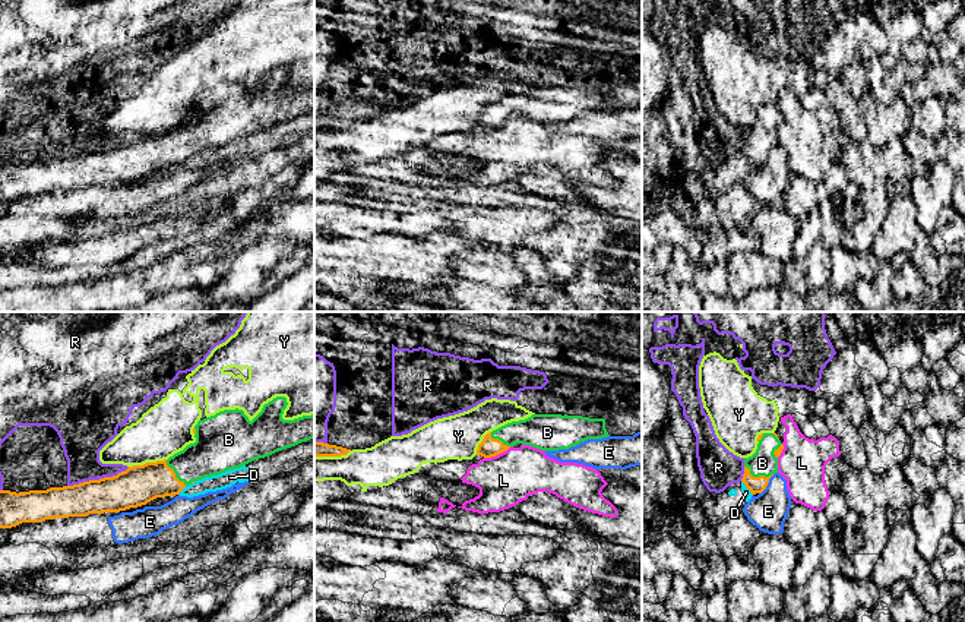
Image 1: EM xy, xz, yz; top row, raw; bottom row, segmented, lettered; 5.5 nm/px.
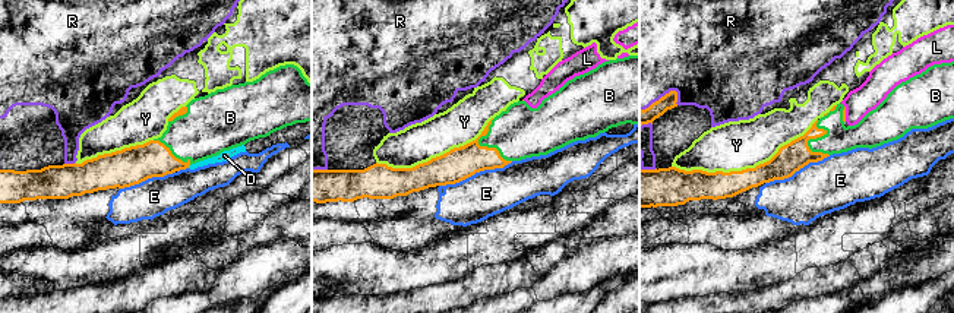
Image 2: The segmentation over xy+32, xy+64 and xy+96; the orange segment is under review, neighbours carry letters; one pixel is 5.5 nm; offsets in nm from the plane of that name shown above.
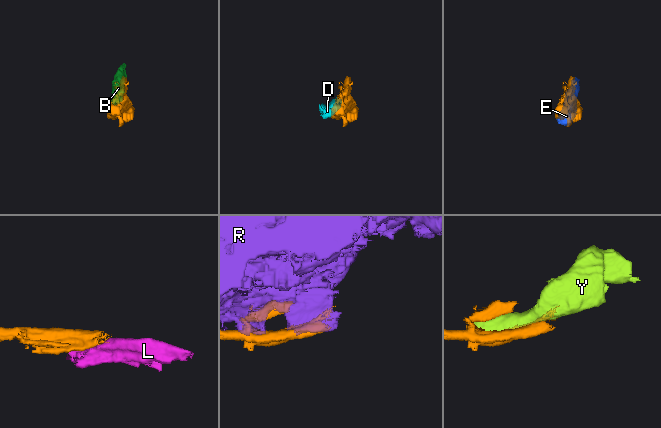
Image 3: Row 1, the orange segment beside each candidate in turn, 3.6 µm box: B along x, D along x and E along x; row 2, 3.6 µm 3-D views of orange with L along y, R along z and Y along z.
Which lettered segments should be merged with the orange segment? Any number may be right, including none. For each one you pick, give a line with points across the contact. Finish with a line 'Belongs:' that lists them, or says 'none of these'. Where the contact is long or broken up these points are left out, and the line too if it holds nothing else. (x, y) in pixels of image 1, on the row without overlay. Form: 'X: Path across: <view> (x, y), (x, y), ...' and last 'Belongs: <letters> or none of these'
B: Path across: yz (756, 157), (759, 148), (762, 135)
Belongs: B

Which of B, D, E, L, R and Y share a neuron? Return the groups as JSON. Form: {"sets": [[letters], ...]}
{"sets": [["B"], ["D"], ["E"], ["L"], ["R"], ["Y"]]}

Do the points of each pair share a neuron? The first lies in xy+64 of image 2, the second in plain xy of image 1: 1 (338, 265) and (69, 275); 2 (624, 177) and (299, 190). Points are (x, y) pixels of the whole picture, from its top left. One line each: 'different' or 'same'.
1: different
2: different

